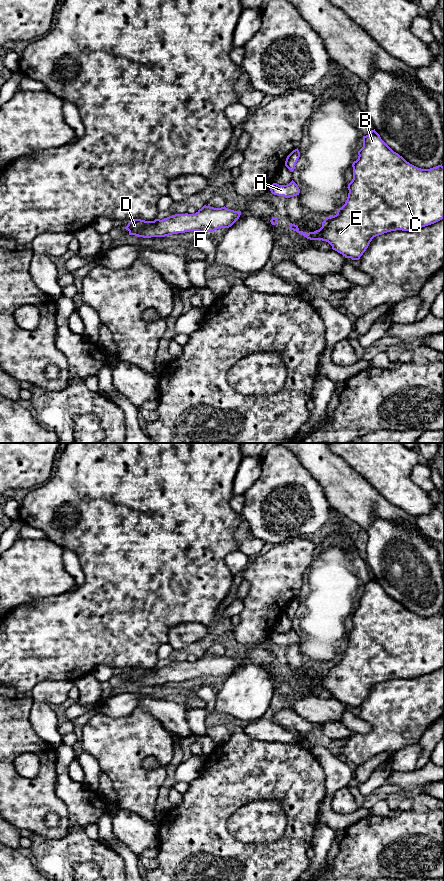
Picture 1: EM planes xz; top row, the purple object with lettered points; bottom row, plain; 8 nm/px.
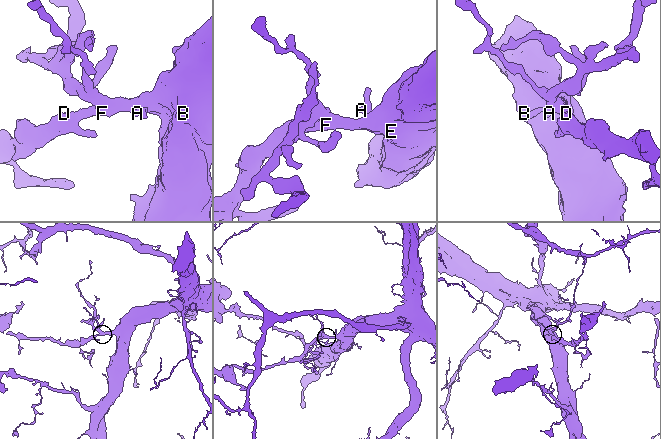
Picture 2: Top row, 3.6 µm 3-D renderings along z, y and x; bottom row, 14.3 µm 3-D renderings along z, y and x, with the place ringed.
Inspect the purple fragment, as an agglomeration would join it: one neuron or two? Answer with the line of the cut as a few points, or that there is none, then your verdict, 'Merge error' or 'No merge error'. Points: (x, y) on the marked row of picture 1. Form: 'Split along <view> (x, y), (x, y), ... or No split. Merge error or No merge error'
No split. No merge error

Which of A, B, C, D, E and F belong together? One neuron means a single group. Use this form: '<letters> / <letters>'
A B C D E F

